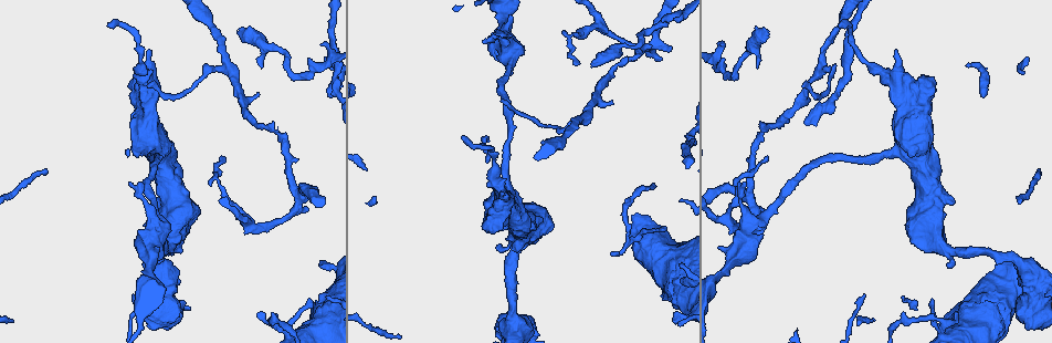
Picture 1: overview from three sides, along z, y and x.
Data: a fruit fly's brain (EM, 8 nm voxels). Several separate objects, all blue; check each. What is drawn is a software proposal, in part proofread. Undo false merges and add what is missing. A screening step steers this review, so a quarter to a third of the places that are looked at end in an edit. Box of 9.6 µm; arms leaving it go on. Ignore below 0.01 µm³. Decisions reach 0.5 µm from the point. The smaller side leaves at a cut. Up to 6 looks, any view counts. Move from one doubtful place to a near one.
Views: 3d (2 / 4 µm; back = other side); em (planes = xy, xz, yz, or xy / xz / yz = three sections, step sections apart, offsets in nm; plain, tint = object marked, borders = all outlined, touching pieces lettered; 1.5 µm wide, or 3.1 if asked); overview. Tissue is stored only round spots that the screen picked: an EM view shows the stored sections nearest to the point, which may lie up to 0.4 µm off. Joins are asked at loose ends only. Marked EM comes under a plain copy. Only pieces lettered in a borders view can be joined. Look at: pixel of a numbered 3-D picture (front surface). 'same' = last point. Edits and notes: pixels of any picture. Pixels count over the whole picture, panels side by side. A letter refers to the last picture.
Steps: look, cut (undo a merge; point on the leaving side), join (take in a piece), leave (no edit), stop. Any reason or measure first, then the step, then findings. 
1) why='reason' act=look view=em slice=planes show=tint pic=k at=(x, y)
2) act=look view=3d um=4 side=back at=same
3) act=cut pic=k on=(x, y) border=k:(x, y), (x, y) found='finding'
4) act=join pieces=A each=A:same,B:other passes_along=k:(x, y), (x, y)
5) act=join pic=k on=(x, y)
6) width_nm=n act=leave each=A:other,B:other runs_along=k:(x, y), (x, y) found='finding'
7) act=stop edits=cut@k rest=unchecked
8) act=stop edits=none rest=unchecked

why='stops while still wide' act=look view=em slice=planes show=borders pic=1 at=(500, 245)

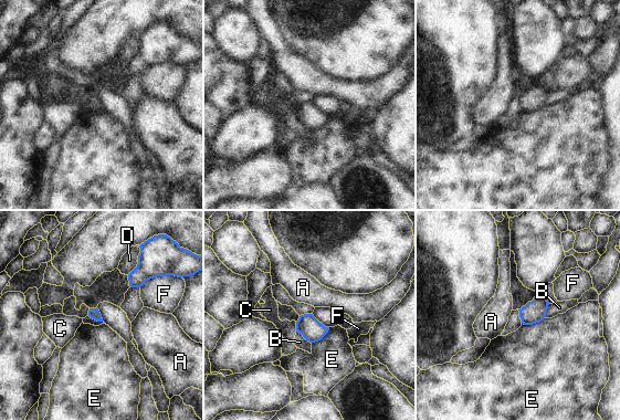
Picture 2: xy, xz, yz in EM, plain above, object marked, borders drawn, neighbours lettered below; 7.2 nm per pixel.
act=leave each=A:other,B:other,C:other,D:other,E:other,F:other border=2:(545, 316), (538, 322), (522, 324) found='no lettered piece goes on from it'

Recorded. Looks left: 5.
why='branch stops here' act=look view=em slice=planes show=borders pic=1 at=(611, 256)

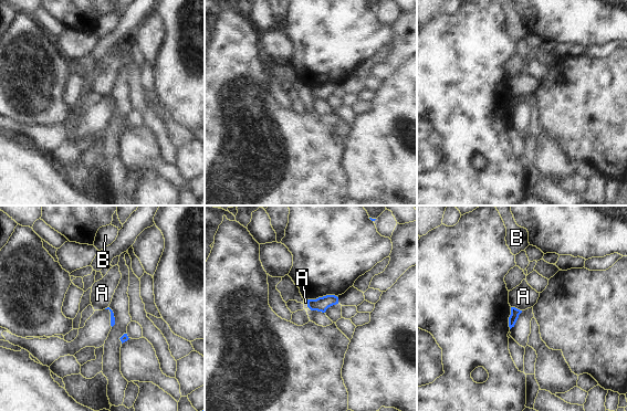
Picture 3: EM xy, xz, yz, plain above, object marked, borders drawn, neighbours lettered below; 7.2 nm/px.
longest_contact=A:90nm act=leave each=A:other,B:other found='no lettered piece goes on from it'

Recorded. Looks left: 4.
why='thick end' act=look view=3d um=2 side=back pic=1 at=(156, 248)

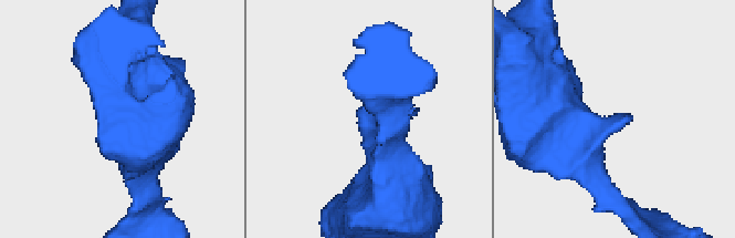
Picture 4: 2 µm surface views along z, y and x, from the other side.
why='now the EM' act=look view=em slice=yz step=4 show=tint pic=4 at=(631, 118)

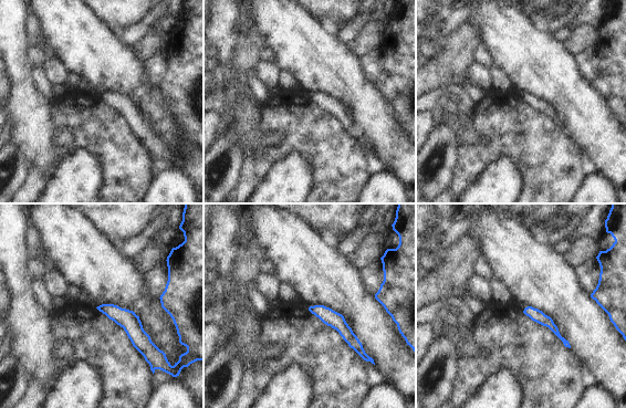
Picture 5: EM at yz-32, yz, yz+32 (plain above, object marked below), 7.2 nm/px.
why='another direction' act=look view=em slice=planes show=borders at=same

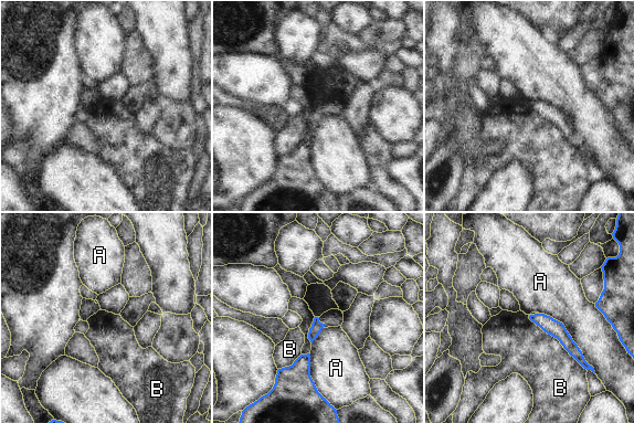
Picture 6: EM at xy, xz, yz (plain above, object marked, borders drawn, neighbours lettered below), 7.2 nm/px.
act=leave each=A:other,B:other runs_along=6:(532, 317), (551, 326), (581, 360) found='no lettered piece goes on from it'

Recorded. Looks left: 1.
act=stop edits=none rest=unchecked

